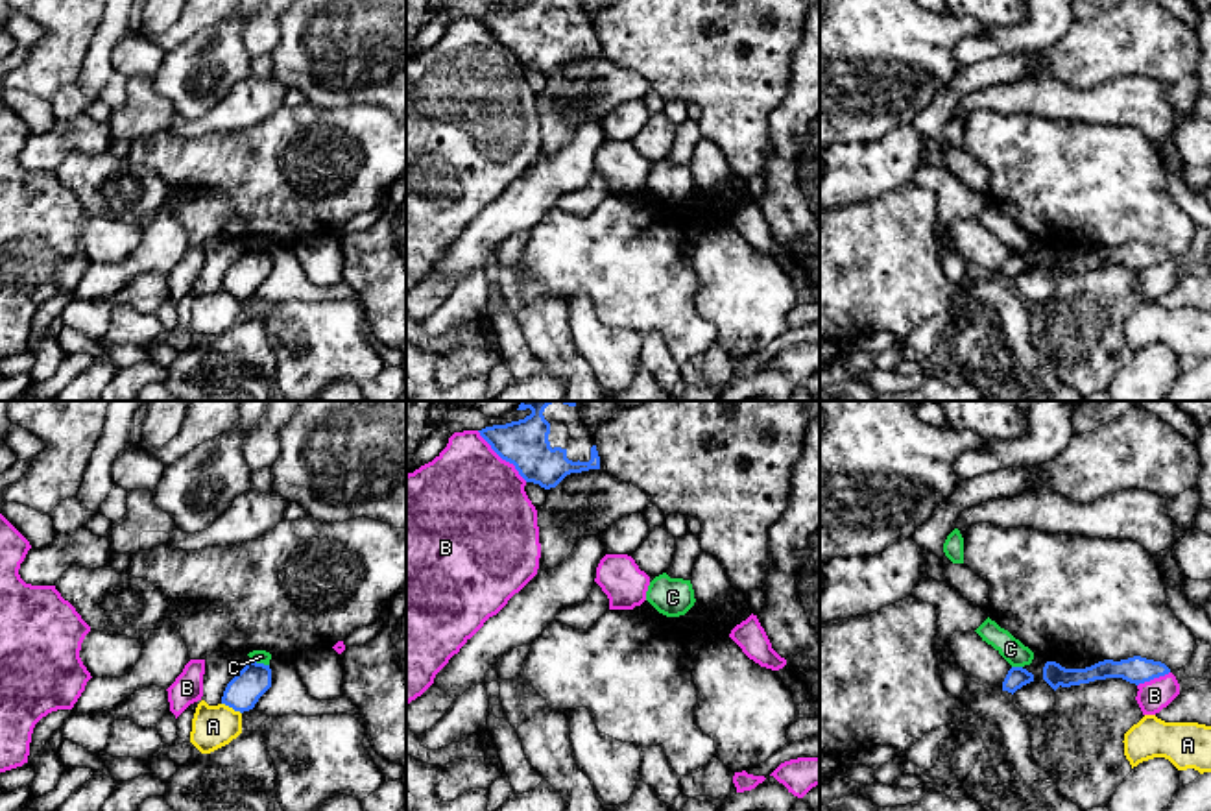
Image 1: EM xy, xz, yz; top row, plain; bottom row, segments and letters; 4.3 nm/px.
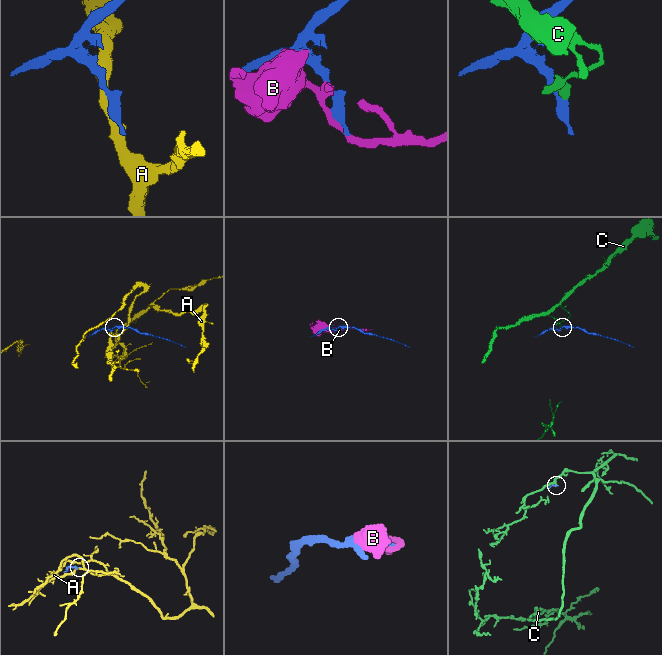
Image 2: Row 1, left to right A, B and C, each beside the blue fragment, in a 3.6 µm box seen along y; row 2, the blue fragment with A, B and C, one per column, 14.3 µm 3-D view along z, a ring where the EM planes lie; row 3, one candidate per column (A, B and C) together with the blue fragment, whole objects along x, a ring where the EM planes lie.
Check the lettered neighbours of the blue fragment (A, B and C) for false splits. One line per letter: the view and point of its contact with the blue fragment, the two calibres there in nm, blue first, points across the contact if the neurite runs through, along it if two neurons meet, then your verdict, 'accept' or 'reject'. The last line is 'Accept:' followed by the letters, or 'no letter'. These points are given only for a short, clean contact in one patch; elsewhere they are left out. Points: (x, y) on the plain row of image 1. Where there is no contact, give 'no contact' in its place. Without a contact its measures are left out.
A: xy (231, 292) | 150/190 nm | reject
B: xz (503, 45) | 200/500 nm | reject
C: xy (259, 250) | 150/60 nm | along xy (250, 244), (268, 252) | reject
Accept: no letter

